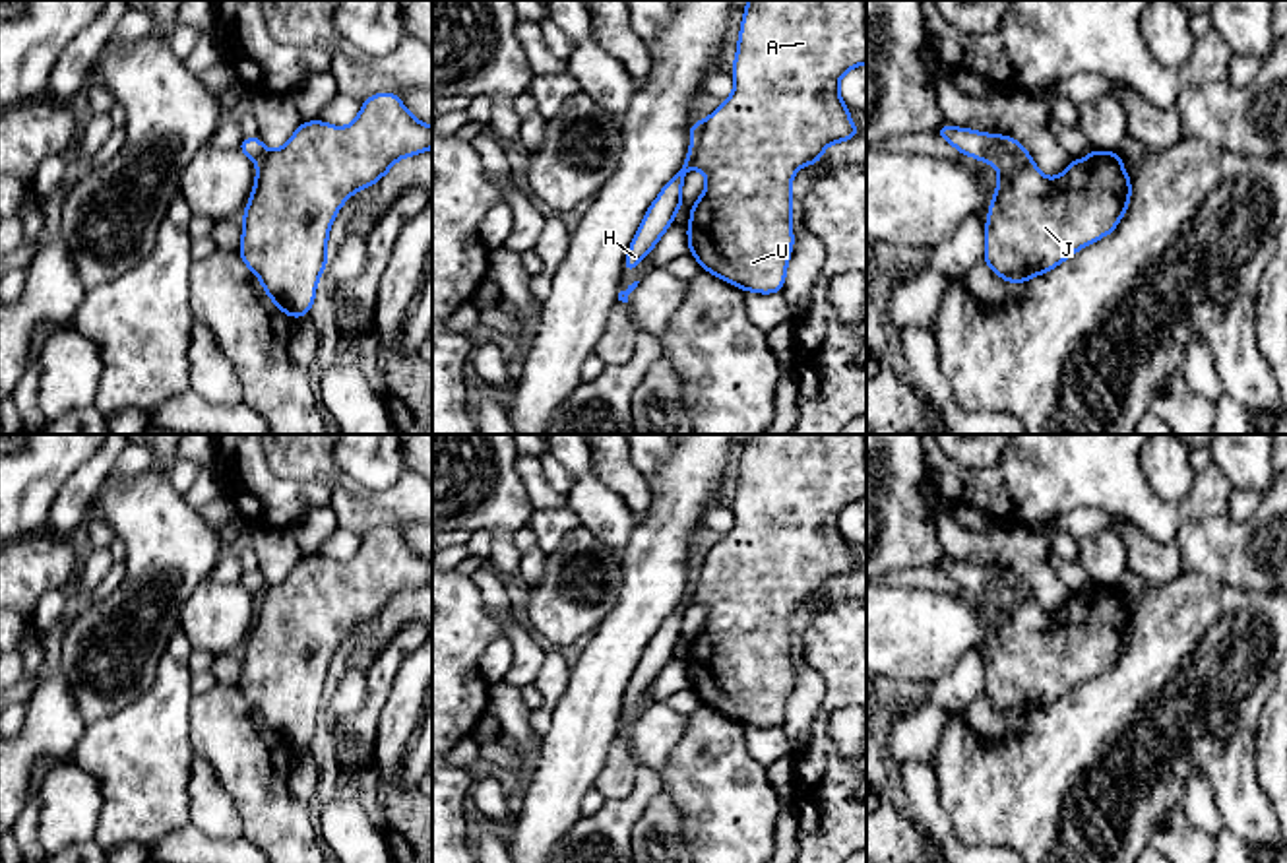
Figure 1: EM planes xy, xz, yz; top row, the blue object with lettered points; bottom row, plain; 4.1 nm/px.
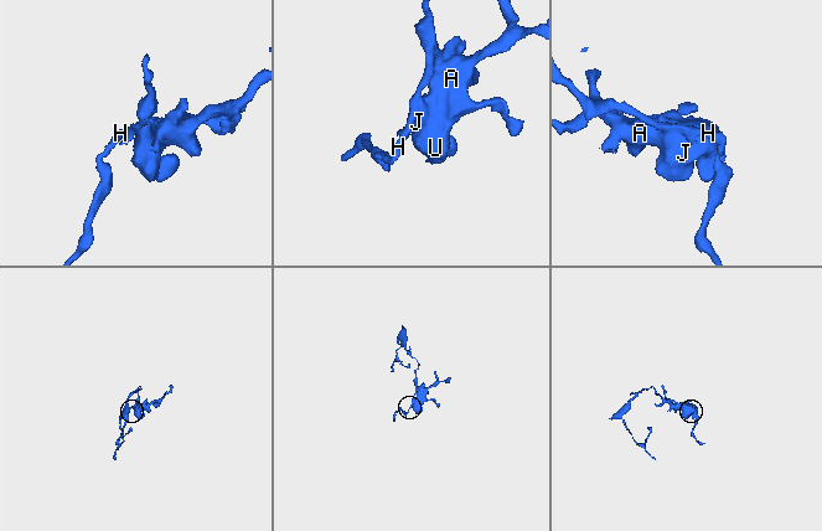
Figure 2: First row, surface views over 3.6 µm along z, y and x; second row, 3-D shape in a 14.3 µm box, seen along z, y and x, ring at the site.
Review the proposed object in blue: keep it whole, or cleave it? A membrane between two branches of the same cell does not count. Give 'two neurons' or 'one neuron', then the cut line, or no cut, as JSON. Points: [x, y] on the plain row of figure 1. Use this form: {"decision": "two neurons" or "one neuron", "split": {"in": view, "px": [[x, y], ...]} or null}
{"decision": "two neurons", "split": {"in": "yz", "px": [[1030, 594], [1006, 594], [997, 600]]}}

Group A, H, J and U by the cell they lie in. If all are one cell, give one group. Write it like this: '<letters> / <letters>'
A J U / H

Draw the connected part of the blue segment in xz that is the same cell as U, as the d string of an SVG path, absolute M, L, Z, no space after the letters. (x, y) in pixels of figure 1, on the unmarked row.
M748 434L731 502L733 527L696 560L692 603L706 607L706 623L692 638L688 687L702 704L762 729L781 727L793 673L791 615L802 599L818 601L824 584L861 568L839 531L839 514L866 498L866 434Z

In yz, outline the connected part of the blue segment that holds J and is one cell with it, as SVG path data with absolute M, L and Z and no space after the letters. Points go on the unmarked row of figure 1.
M1093 584L1087 591L1070 595L1054 613L1045 613L1033 595L1012 593L998 599L998 611L985 657L983 696L1006 718L1025 718L1049 708L1083 681L1111 669L1132 628L1118 586Z

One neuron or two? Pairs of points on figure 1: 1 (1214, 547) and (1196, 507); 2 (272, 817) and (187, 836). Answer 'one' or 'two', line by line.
1: two
2: two

